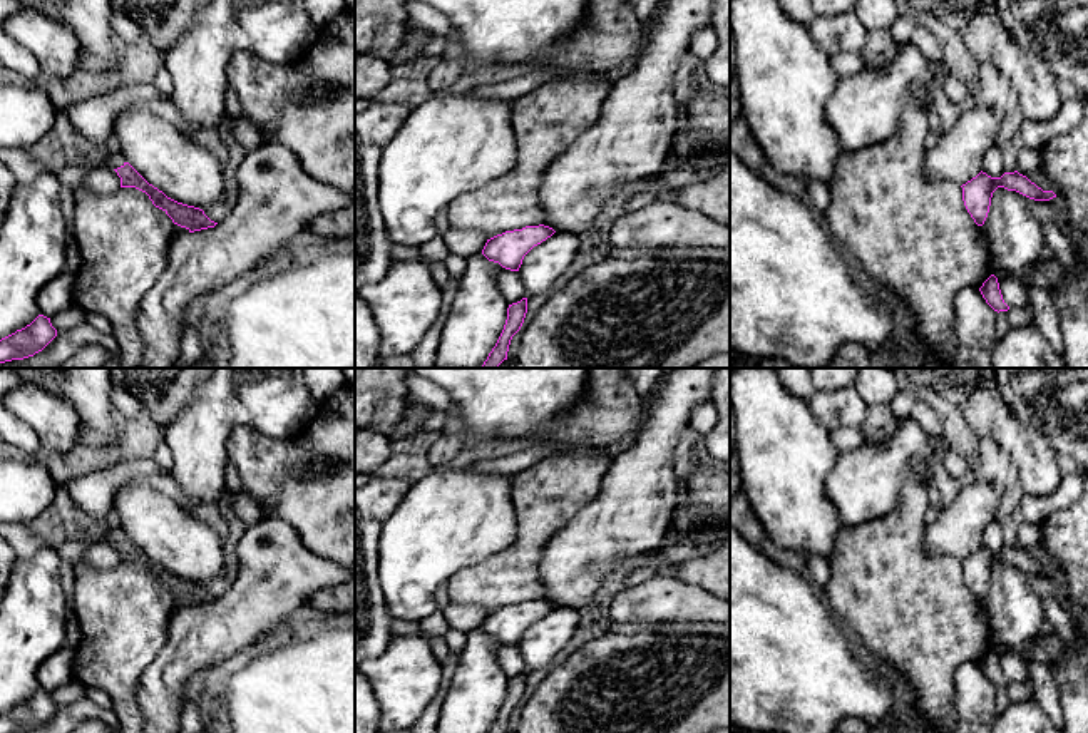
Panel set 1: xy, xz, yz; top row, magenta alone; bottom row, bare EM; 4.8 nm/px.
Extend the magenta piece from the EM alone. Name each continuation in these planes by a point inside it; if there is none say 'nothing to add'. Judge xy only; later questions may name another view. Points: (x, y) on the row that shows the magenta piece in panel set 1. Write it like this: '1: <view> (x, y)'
1: xy (114, 158)

